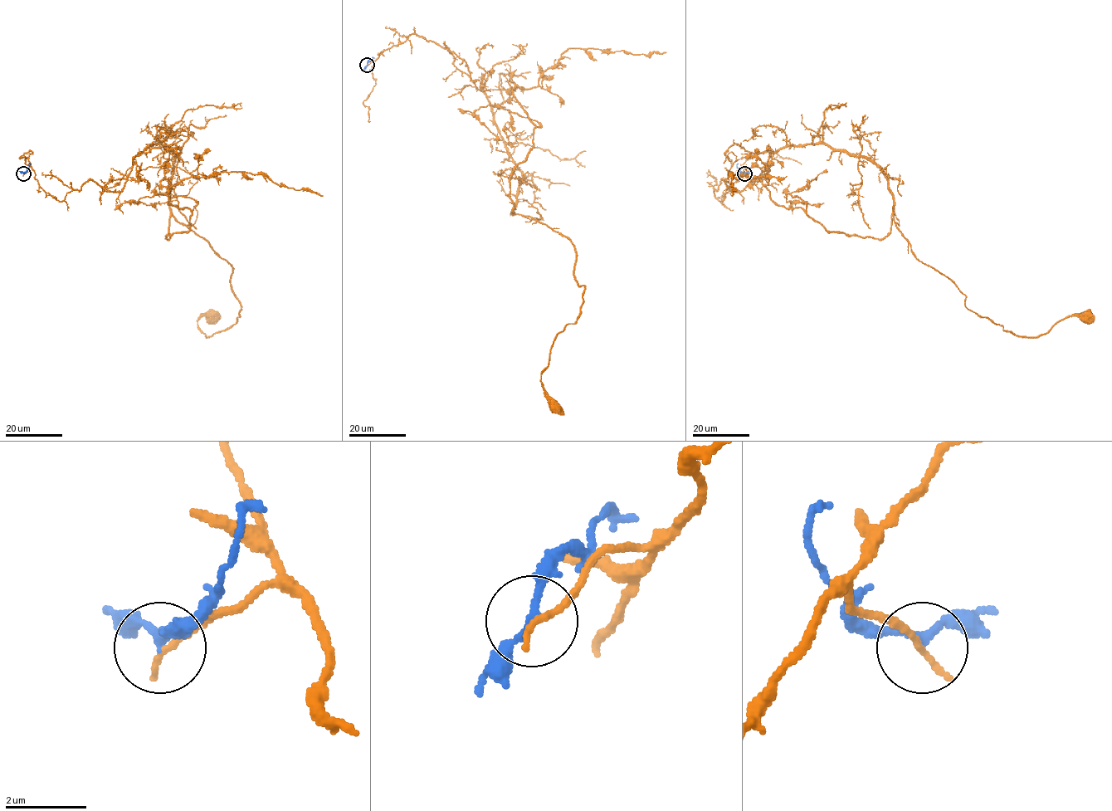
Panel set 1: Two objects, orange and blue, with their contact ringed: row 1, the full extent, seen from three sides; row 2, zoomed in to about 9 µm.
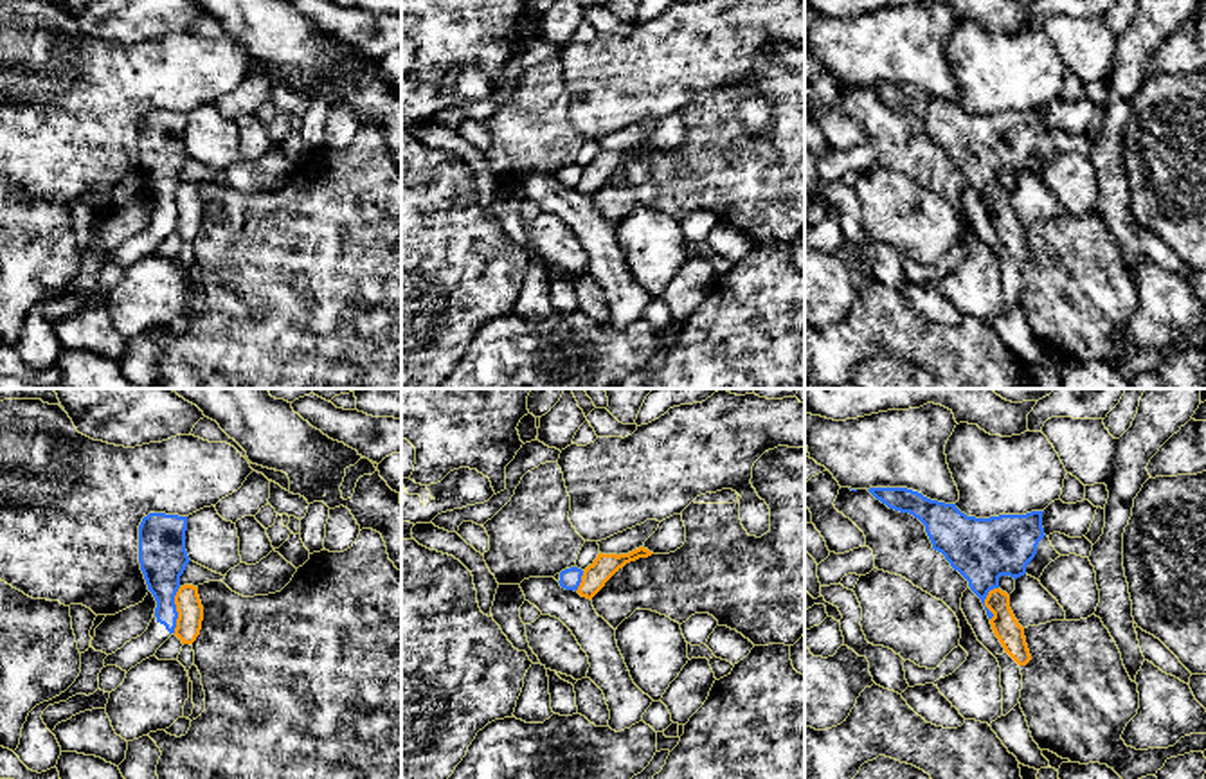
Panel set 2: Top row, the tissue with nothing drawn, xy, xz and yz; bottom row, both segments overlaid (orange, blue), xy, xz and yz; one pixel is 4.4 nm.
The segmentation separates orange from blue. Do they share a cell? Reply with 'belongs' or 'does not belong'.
does not belong

